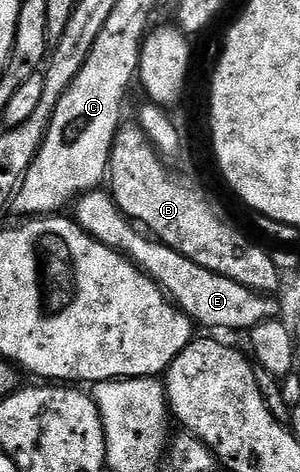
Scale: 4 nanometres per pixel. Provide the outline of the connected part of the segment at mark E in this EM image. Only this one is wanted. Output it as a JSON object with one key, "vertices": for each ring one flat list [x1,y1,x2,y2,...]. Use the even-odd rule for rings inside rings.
{"vertices":[[92,191,84,193,74,202,74,220,96,241,105,247,122,253,132,265,138,267,146,277,151,278,184,318,196,321,207,329,256,329,263,321,269,321,280,316,279,305,269,295,252,292,251,289,225,279,225,275,217,275,197,263,193,259,185,259,177,251,173,251,162,241,156,241,144,235,128,218,123,216,121,210,107,191]]}

